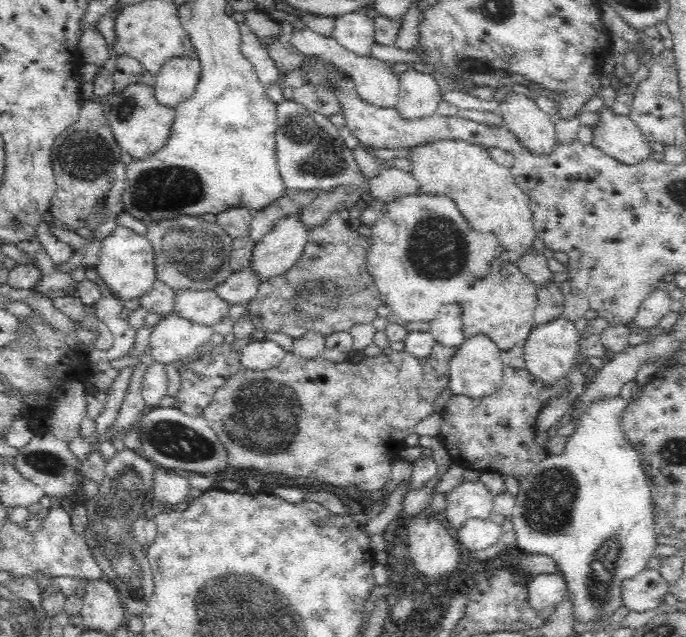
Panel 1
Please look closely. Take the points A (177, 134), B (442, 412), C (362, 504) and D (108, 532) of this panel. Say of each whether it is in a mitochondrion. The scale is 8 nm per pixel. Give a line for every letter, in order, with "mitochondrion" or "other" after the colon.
A: other
B: other
C: other
D: mitochondrion

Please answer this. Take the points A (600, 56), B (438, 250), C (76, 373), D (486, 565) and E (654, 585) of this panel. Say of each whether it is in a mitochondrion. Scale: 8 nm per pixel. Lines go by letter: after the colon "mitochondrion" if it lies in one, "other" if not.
A: other
B: mitochondrion
C: other
D: other
E: other

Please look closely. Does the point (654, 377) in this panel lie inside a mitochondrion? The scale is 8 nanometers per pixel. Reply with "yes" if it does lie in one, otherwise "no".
no

